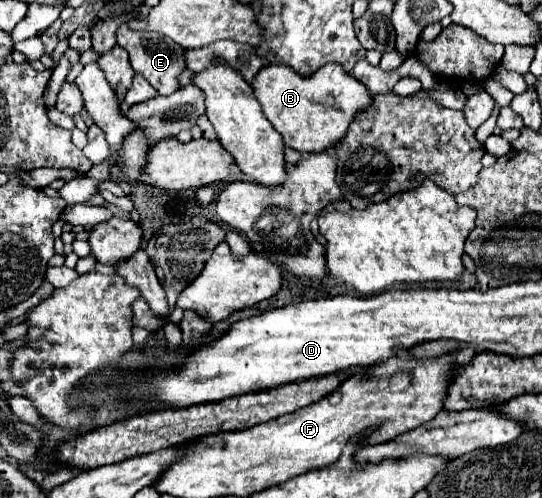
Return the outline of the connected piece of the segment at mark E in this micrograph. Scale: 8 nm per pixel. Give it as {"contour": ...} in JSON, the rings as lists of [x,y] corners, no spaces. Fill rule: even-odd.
{"contour":[[[125,23],[117,31],[117,45],[121,45],[129,53],[129,61],[135,73],[143,75],[159,95],[171,95],[179,89],[179,75],[187,69],[185,65],[185,49],[177,45],[175,41],[169,41],[169,37],[159,33],[147,33],[147,31],[133,31]]]}

